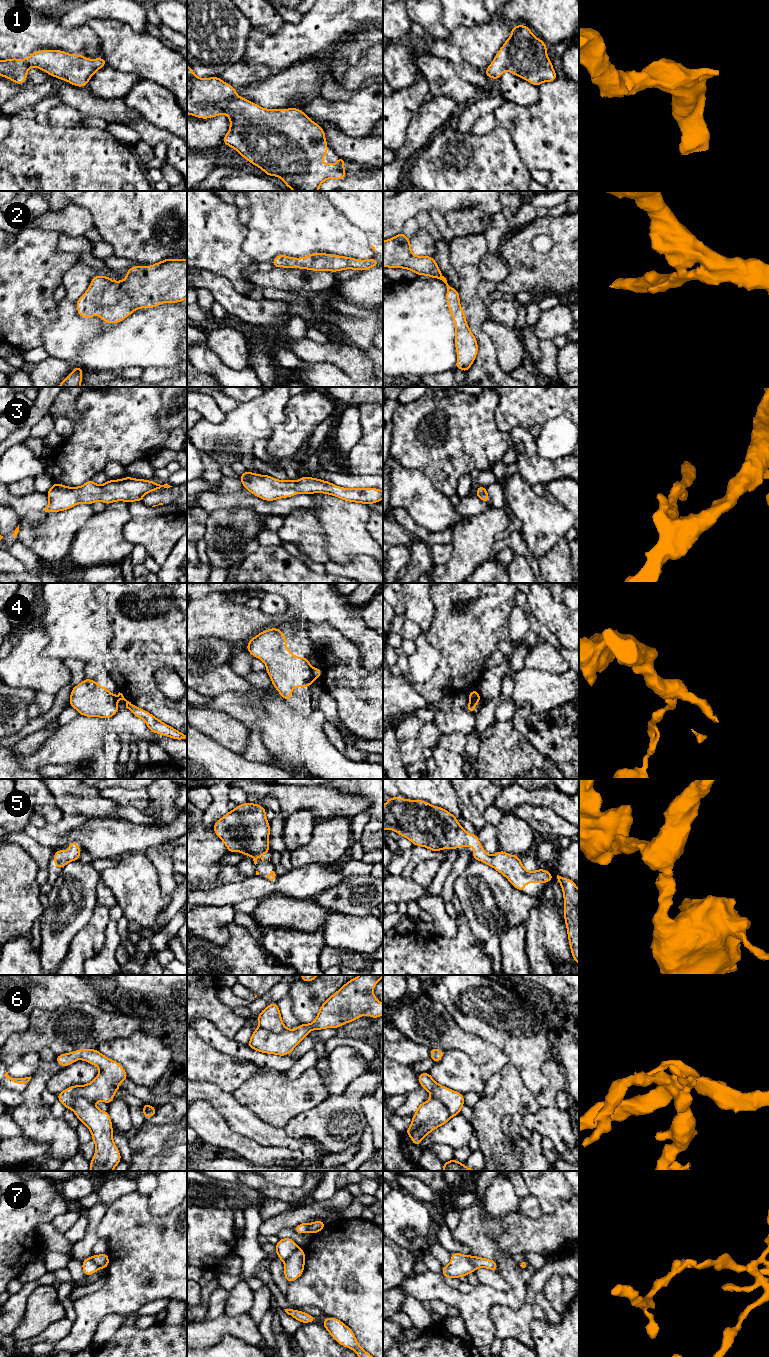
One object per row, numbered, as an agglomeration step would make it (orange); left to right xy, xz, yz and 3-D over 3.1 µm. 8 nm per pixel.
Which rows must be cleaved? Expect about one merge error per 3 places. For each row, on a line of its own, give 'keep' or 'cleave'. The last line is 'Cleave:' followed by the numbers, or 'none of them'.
1: keep
2: keep
3: keep
4: cleave
5: keep
6: cleave
7: cleave
Cleave: 4, 6, 7

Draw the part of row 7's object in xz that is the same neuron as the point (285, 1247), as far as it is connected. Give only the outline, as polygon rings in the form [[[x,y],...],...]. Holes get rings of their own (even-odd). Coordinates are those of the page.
[[[280,1238],[278,1243],[275,1245],[277,1257],[286,1263],[290,1256],[299,1249],[296,1242],[291,1238]]]

